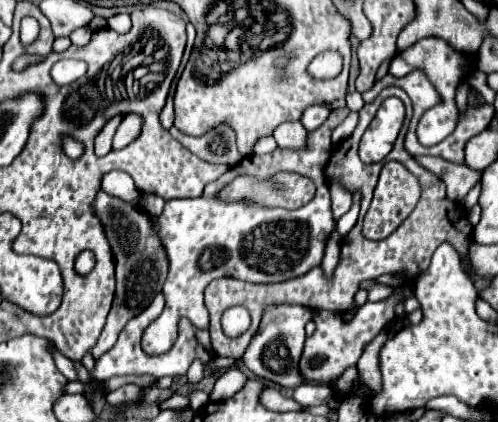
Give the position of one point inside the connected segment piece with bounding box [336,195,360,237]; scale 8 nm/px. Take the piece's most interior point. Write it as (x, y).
(345, 223)

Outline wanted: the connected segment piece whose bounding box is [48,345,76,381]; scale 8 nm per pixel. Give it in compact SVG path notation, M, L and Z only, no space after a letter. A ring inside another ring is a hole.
M50 345L48 347L50 349L50 355L52 355L52 359L54 359L54 365L56 365L56 369L68 379L68 381L74 381L76 379L76 369L74 369L74 365L72 365L72 361L68 359L68 357L64 357L54 345Z

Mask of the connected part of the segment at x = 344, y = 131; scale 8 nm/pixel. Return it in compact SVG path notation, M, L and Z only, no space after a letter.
M350 113L332 133L332 141L334 143L340 143L344 137L348 137L352 133L352 129L356 127L356 121L358 121L358 113Z

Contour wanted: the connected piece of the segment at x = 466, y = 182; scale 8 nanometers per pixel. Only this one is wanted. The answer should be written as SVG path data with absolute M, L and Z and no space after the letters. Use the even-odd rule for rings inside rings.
M416 157L416 161L430 169L432 173L436 173L438 177L444 179L448 190L446 194L452 201L462 201L466 197L466 193L472 189L472 185L476 185L476 181L480 179L480 171L472 171L464 165L456 165L456 163L448 163L442 157Z

